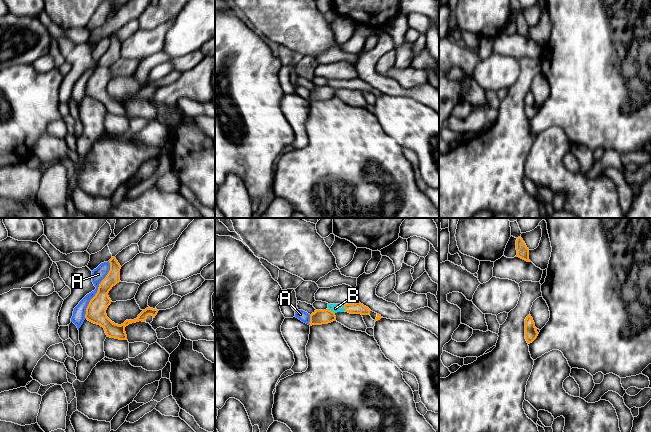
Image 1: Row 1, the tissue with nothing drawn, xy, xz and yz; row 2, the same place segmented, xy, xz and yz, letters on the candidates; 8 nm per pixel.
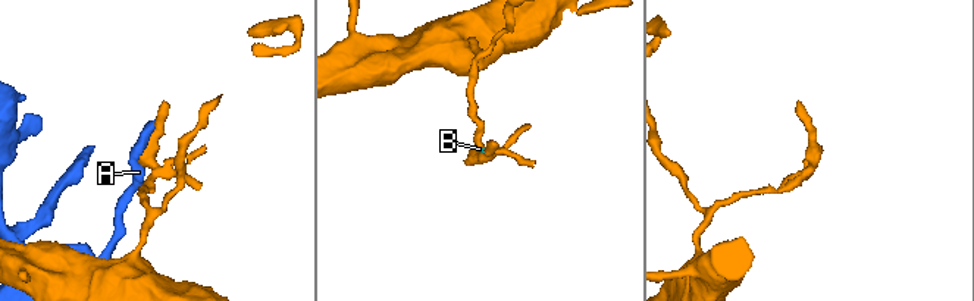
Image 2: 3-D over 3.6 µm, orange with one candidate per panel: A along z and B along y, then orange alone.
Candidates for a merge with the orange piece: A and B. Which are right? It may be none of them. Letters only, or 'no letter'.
no letter

